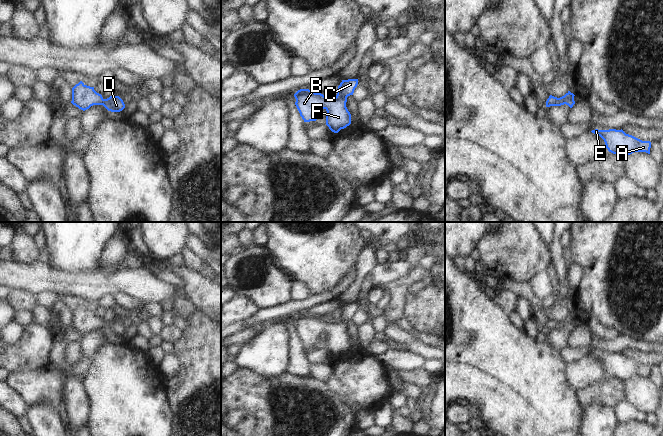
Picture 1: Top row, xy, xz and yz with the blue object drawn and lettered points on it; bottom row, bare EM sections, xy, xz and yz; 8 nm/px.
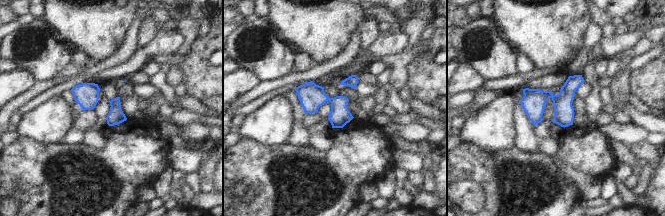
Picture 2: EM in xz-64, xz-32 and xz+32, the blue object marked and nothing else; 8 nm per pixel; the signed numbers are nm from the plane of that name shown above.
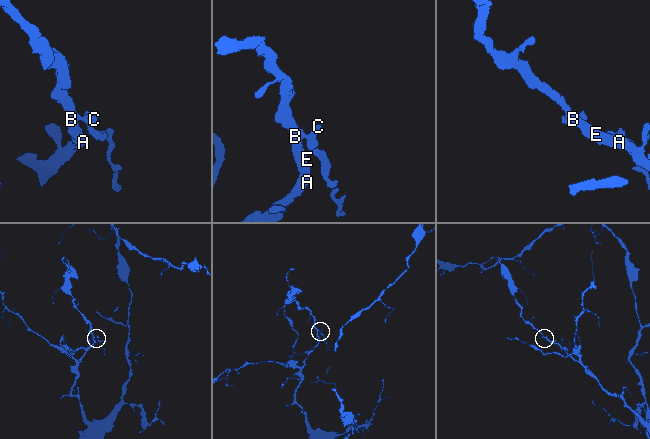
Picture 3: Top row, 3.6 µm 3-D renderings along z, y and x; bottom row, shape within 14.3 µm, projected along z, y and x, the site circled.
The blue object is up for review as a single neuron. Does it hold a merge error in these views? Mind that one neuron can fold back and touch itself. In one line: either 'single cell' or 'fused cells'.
single cell

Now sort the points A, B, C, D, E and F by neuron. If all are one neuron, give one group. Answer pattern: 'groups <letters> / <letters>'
groups A B C D E F

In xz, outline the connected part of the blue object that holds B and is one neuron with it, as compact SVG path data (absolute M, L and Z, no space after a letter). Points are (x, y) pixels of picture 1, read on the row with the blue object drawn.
M358 79L342 80L336 91L336 97L329 100L321 93L300 89L294 94L295 105L304 122L316 121L318 112L325 109L326 125L332 132L338 133L351 124L351 114L346 102L347 97L353 95L357 85Z

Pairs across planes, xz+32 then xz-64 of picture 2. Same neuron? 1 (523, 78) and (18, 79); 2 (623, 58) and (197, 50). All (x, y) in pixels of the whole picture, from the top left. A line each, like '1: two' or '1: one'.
1: two
2: two

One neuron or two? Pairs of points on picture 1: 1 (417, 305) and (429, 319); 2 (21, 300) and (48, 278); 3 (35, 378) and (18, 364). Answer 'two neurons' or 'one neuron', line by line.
1: one neuron
2: two neurons
3: two neurons

